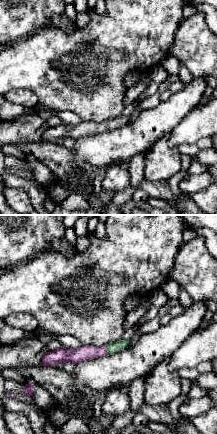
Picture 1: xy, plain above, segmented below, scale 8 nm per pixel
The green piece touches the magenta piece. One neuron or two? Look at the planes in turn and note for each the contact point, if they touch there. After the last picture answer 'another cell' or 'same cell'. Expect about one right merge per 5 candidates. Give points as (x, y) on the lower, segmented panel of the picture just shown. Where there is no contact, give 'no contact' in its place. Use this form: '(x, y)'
(106, 349)

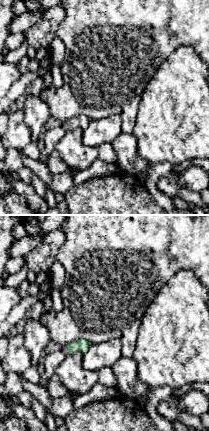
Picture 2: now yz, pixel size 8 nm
(66, 350)

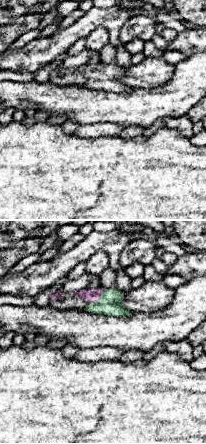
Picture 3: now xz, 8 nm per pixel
(99, 298)

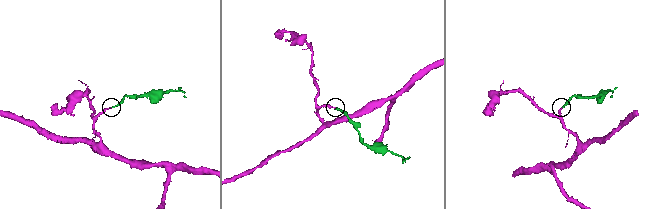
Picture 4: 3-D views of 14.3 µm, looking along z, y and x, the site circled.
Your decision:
same cell

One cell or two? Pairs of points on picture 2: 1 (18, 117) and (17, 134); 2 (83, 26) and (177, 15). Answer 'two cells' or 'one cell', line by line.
1: one cell
2: one cell

